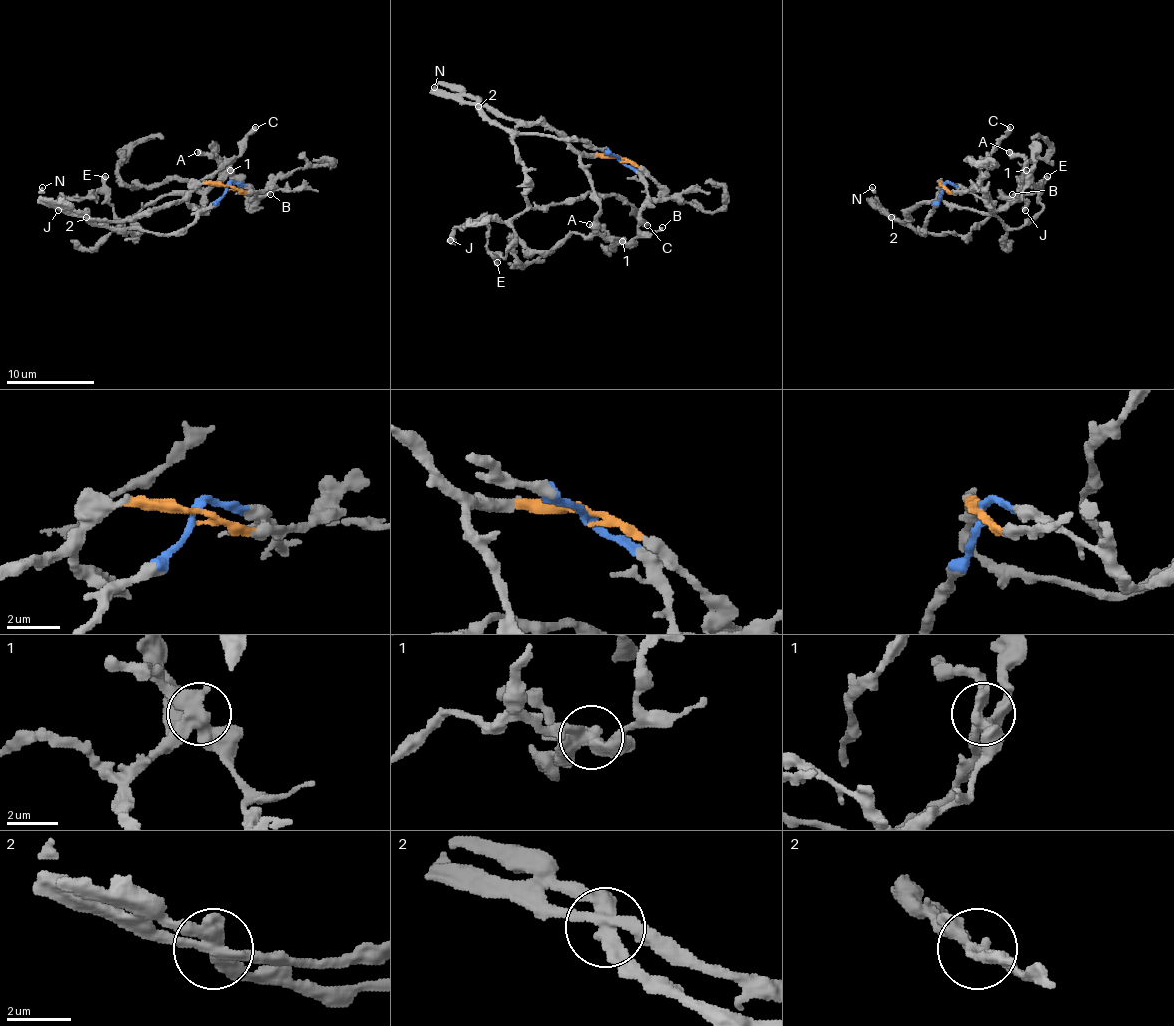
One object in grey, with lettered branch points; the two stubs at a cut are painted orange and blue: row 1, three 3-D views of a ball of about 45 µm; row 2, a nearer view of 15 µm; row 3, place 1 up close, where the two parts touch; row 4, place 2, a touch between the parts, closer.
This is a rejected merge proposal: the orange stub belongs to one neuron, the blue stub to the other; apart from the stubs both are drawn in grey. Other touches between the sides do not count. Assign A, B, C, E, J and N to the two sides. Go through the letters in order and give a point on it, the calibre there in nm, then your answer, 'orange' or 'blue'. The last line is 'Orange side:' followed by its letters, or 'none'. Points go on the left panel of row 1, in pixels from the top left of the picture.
A: at (197, 152); 400 nm thick; blue
B: at (270, 194); 170 nm thick; blue
C: at (255, 127); 440 nm thick; blue
E: at (105, 176); 440 nm thick; blue
J: at (58, 210); 360 nm thick; blue
N: at (42, 187); 260 nm thick; orange
Orange side: N

